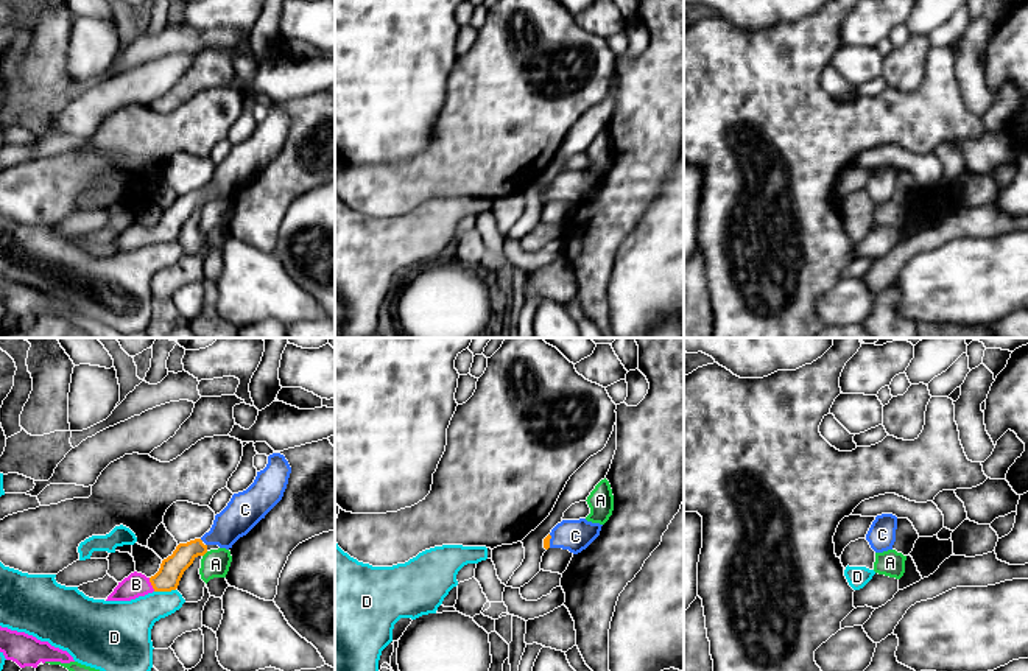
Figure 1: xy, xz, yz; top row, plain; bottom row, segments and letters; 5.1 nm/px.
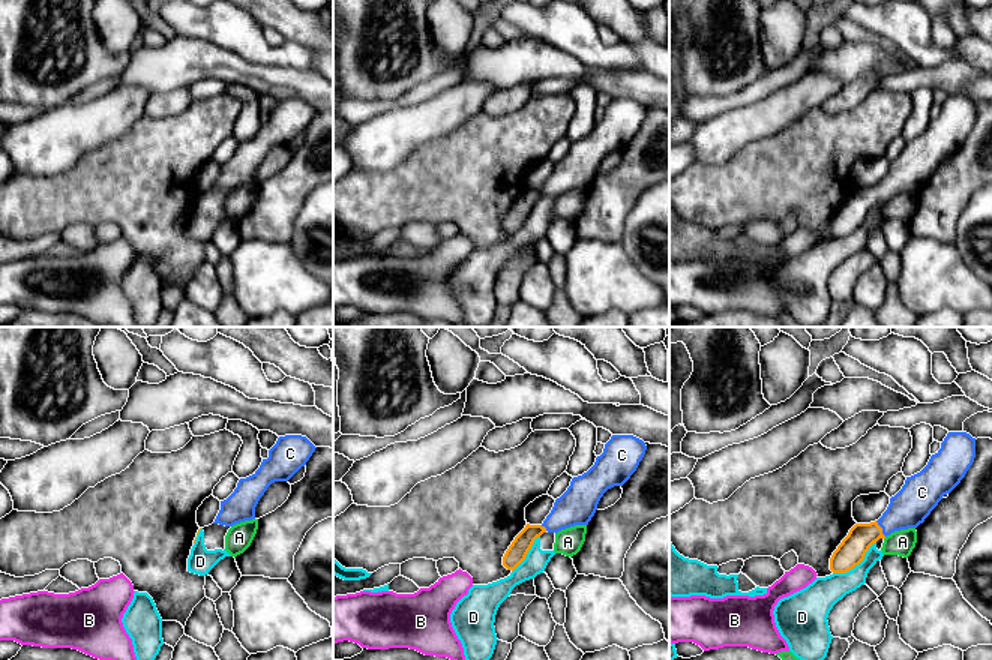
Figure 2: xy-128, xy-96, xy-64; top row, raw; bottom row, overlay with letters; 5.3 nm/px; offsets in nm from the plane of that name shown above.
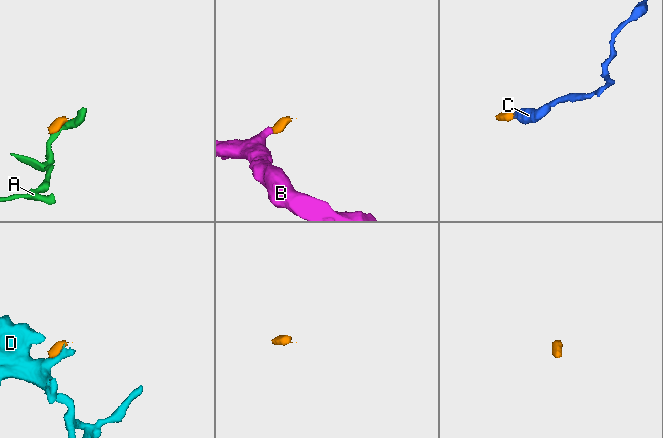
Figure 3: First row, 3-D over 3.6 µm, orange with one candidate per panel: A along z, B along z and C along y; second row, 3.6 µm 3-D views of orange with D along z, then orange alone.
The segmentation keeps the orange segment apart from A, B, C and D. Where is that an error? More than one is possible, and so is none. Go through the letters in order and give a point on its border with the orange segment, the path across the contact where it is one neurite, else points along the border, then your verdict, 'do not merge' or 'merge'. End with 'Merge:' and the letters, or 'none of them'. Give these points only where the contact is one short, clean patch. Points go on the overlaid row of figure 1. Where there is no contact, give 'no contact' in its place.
A: contact xy (204, 553); border xy (207, 551), (203, 556); do not merge
B: contact xy (151, 584); way xy (172, 569), (151, 584), (136, 584); merge
C: contact xz (549, 541); way xz (547, 539), (549, 541), (561, 536), (575, 536); merge
D: contact xy (164, 590); border xy (175, 589), (154, 592); do not merge
Merge: B, C

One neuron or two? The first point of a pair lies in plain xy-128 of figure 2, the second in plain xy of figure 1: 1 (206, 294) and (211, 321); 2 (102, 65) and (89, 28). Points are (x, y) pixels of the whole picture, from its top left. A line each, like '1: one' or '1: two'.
1: two
2: two

